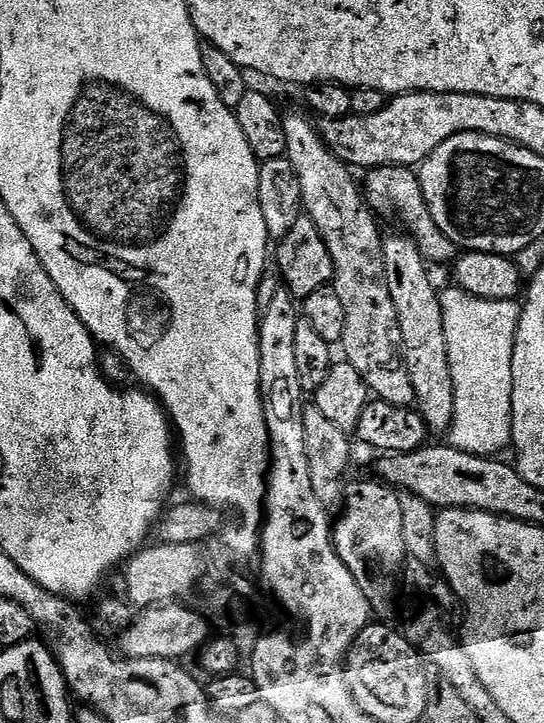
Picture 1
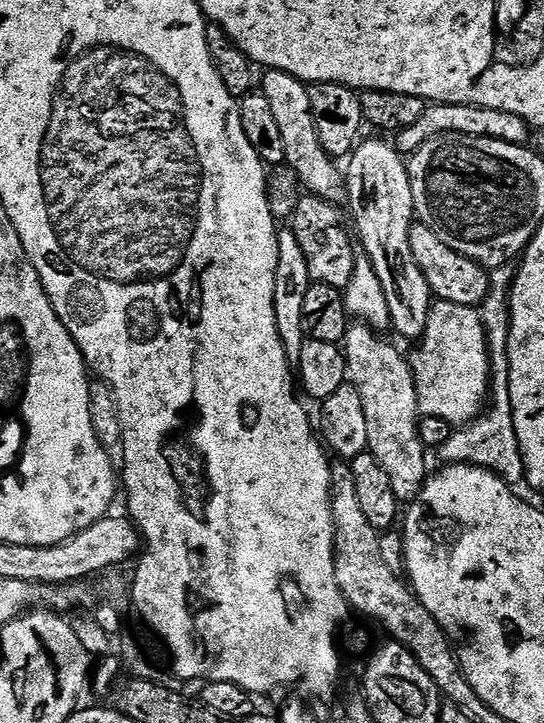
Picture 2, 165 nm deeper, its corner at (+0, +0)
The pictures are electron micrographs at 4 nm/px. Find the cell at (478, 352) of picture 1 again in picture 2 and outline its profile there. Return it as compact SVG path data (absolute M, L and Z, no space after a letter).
M435 299L418 347L408 361L415 378L419 415L442 418L453 426L471 423L484 412L490 396L489 356L479 313L449 300Z

